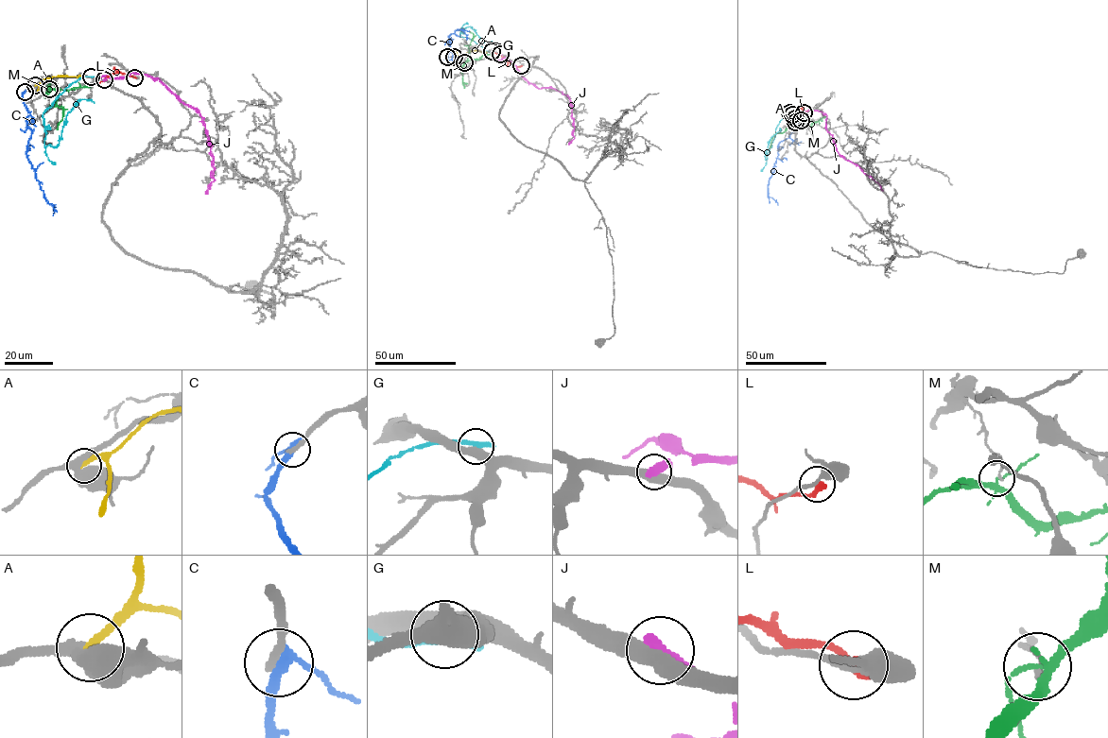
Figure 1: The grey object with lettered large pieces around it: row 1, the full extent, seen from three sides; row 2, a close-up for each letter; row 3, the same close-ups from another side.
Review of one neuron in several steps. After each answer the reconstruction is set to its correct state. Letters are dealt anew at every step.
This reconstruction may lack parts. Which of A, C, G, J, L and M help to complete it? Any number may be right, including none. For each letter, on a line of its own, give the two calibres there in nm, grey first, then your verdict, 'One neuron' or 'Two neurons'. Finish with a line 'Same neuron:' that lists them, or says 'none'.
A: Thickness 360 nm (grey) against 280 nm. Two neurons
C: Thickness 280 nm (grey) against 320 nm. Two neurons
G: Thickness 480 nm (grey) against 360 nm. Two neurons
J: Thickness 480 nm (grey) against 500 nm. Two neurons
L: Thickness 260 nm (grey) against 400 nm. Two neurons
M: Thickness 130 nm (grey) against 180 nm. Two neurons
Same neuron: none

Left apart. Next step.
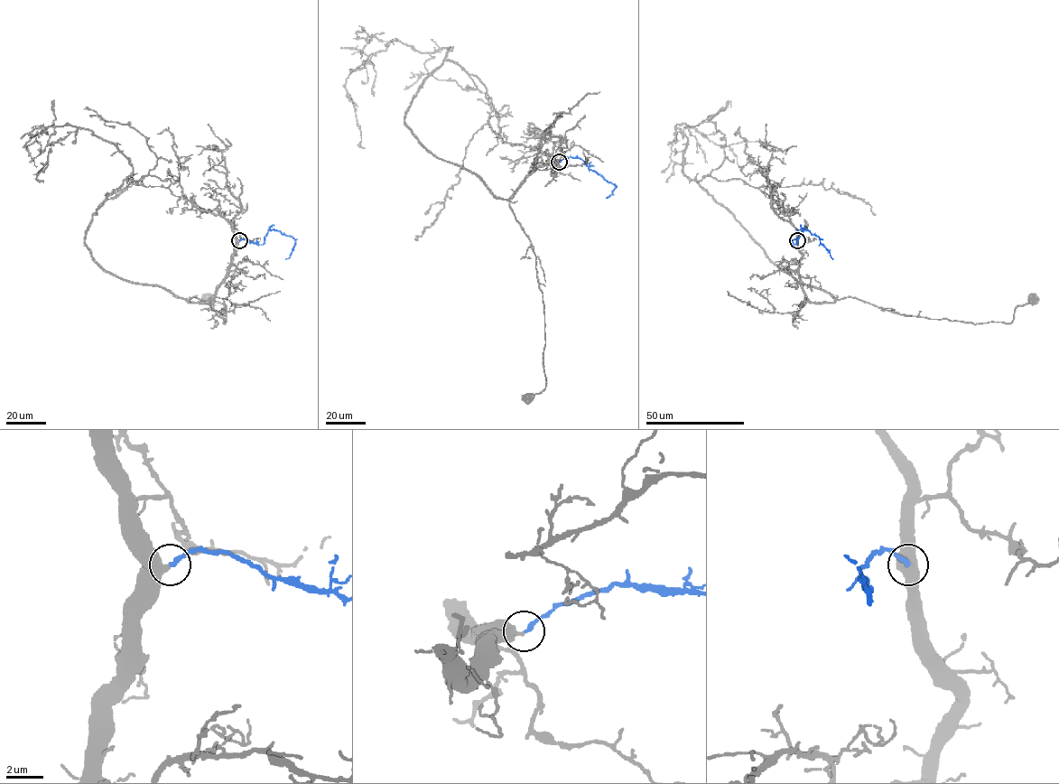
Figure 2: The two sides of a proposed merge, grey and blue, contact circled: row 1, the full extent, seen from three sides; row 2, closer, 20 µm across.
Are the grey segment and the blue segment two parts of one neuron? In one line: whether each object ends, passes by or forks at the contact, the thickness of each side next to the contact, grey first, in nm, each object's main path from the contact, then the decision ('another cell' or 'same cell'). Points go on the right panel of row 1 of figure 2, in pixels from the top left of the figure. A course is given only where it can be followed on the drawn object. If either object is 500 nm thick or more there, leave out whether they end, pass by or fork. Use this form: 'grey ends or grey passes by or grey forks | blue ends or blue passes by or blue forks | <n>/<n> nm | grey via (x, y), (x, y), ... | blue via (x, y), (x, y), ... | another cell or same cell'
grey ends | blue ends | 480/240 nm | grey via (797, 241), (799, 278), (811, 302), (855, 297), (907, 315), (981, 323), (1008, 323), (1017, 306), (1033, 300) | blue via (797, 241), (794, 239), (793, 244), (807, 229), (818, 236), (833, 259) | same cell

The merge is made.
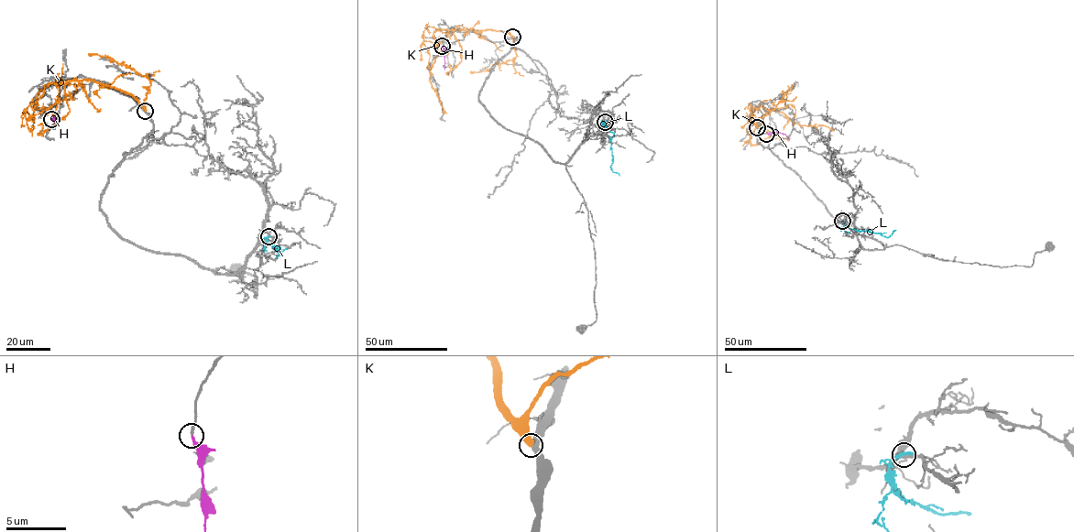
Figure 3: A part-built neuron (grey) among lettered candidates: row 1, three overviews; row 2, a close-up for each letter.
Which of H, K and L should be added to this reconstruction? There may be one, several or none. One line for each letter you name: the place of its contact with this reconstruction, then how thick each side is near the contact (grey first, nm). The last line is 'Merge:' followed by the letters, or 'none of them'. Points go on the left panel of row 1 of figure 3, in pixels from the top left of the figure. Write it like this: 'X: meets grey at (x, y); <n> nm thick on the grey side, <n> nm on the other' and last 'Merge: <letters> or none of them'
H: meets grey at (51, 119); 200 nm thick on the grey side, 280 nm on the other
Merge: H

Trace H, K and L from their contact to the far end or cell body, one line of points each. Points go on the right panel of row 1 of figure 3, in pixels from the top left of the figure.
H: (767, 134), (782, 133), (789, 138)
K: (757, 127), (752, 121), (750, 104), (775, 109), (800, 124), (825, 125), (833, 130)
L: (842, 222), (847, 227), (880, 233), (886, 237), (896, 230)

